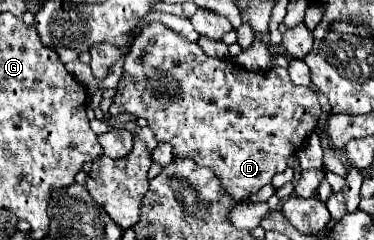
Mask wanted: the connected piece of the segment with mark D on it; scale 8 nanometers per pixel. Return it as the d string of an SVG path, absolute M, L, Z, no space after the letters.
M151 21L139 31L127 51L123 75L109 113L133 113L145 119L157 141L165 141L173 147L175 159L193 159L197 165L213 169L223 185L223 193L235 201L245 201L251 193L271 183L275 173L287 169L287 157L297 153L305 137L313 133L321 117L321 105L311 89L291 85L287 69L283 67L273 67L263 73L245 71L233 61L205 55L197 43L189 43L163 23Z

